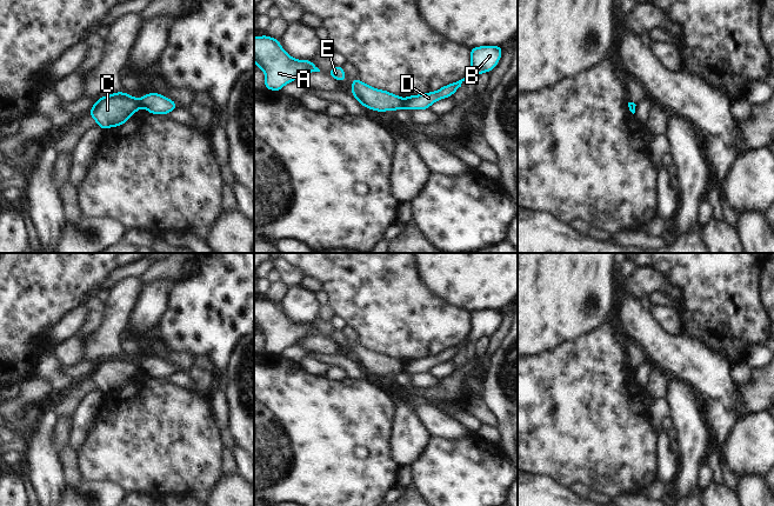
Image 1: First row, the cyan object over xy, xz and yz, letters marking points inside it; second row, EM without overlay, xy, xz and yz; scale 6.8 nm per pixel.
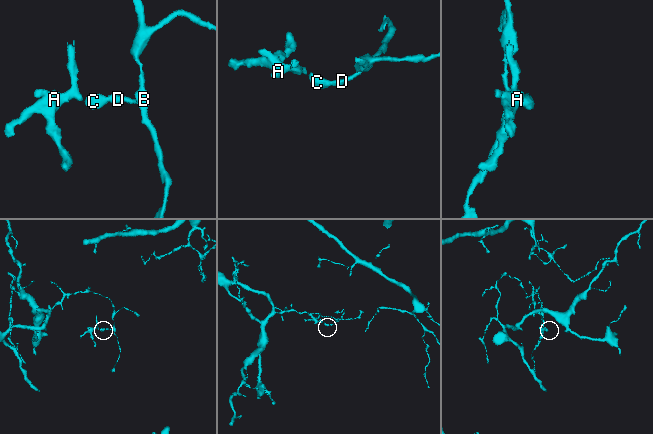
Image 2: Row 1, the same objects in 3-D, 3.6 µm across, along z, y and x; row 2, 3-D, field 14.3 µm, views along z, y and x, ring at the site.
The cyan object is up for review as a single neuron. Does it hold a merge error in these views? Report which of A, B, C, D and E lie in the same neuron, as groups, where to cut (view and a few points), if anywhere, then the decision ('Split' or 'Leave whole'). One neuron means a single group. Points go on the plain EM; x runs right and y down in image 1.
Groups: A C E / B D. Split along xz (404, 363), (401, 370). Split.

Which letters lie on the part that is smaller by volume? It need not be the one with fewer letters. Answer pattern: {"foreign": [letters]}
{"foreign": ["A", "C", "E"]}

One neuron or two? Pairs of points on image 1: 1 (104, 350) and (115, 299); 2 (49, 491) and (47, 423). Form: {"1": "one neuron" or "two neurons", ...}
{"1": "one neuron", "2": "one neuron"}

